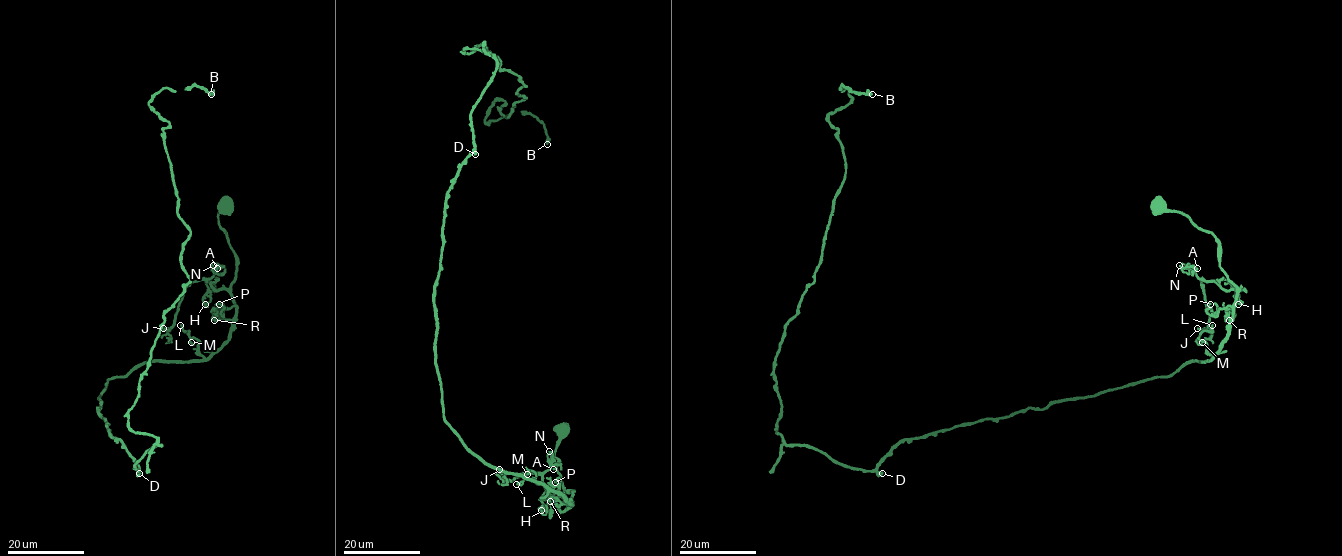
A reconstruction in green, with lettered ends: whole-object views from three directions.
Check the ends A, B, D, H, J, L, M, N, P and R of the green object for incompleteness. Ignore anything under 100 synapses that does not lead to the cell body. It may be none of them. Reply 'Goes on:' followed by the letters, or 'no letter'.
Goes on: no letter

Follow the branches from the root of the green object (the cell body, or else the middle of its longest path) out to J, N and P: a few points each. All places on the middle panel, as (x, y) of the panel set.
J: (565, 429), (554, 458), (564, 489), (573, 492), (563, 511), (540, 473), (508, 481), (499, 469)
N: (565, 429), (554, 458), (564, 489), (573, 492), (563, 511), (543, 485), (543, 474), (550, 467), (549, 451)
P: (565, 429), (554, 463), (564, 489), (573, 492), (567, 508), (573, 502), (557, 489), (560, 480), (555, 482)

